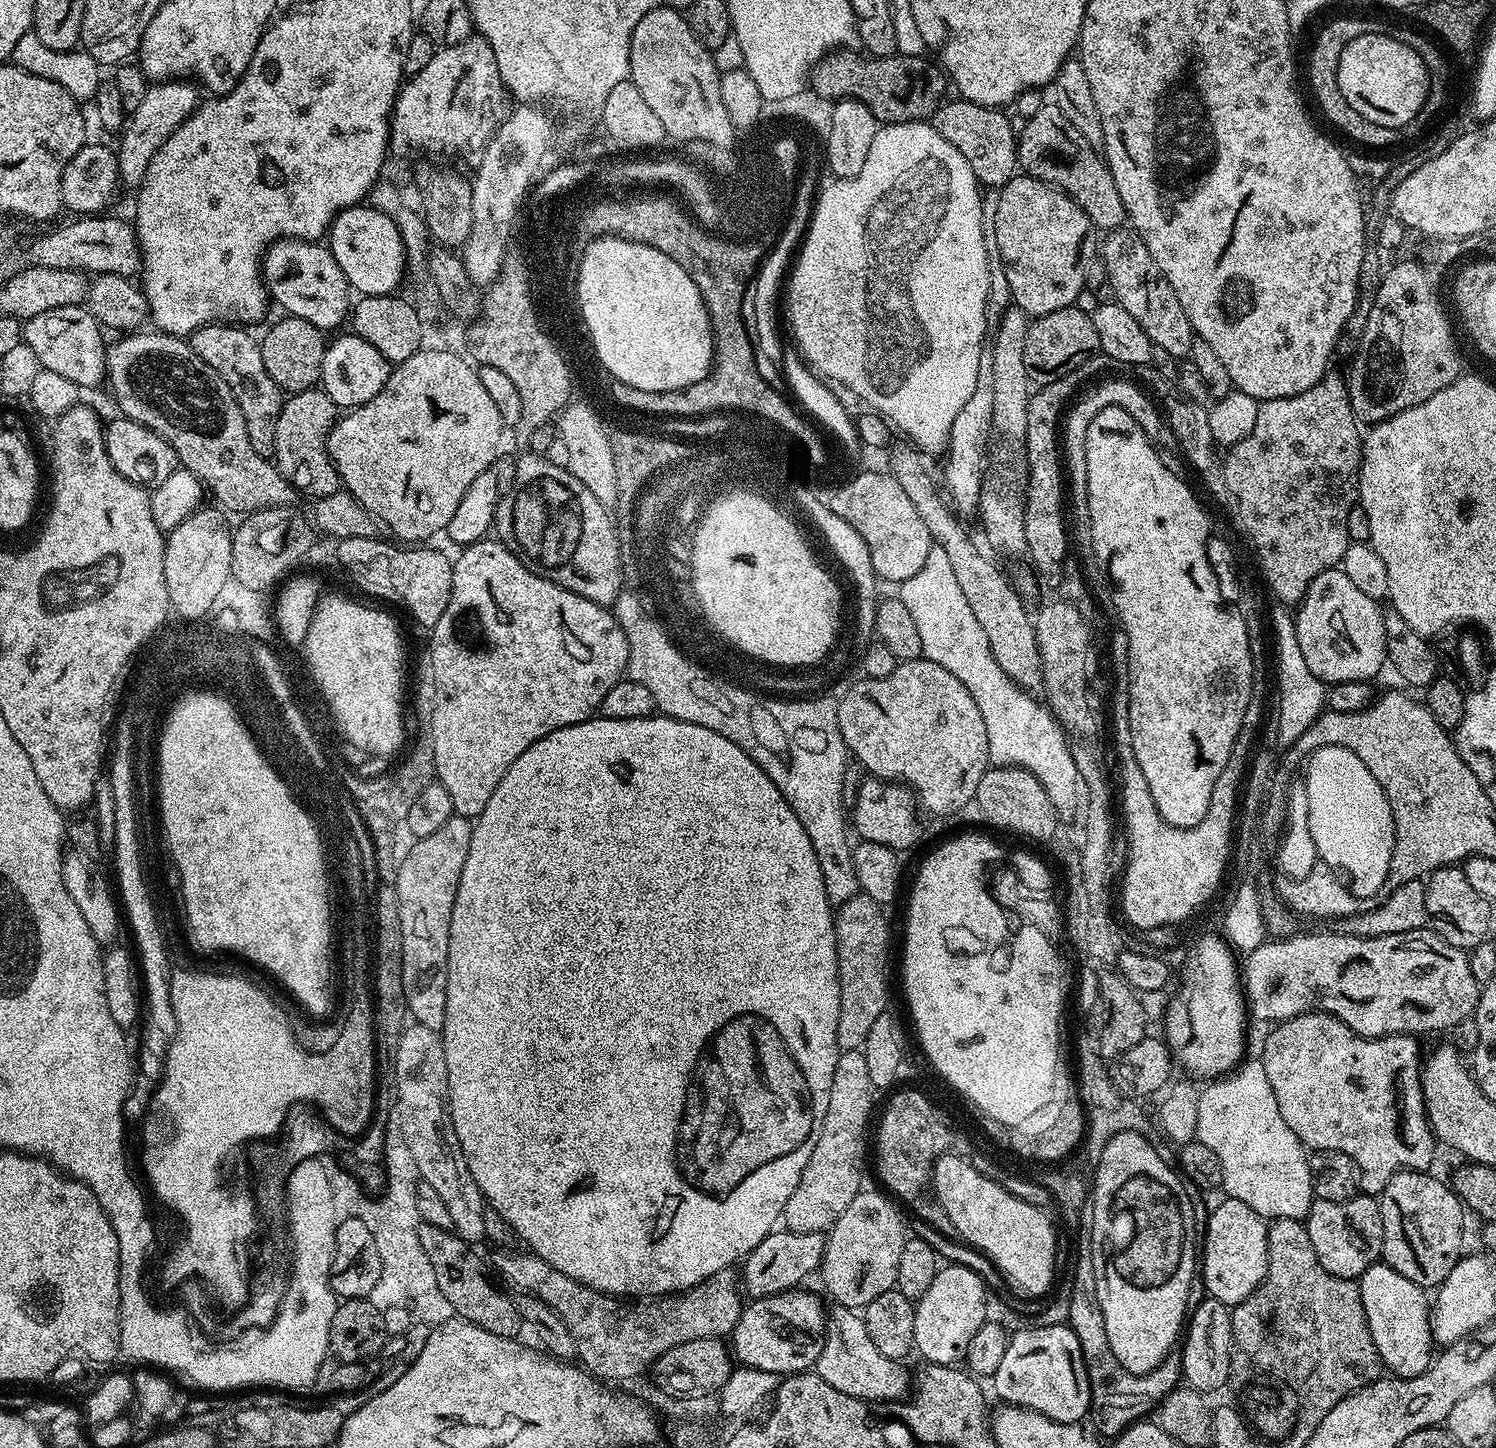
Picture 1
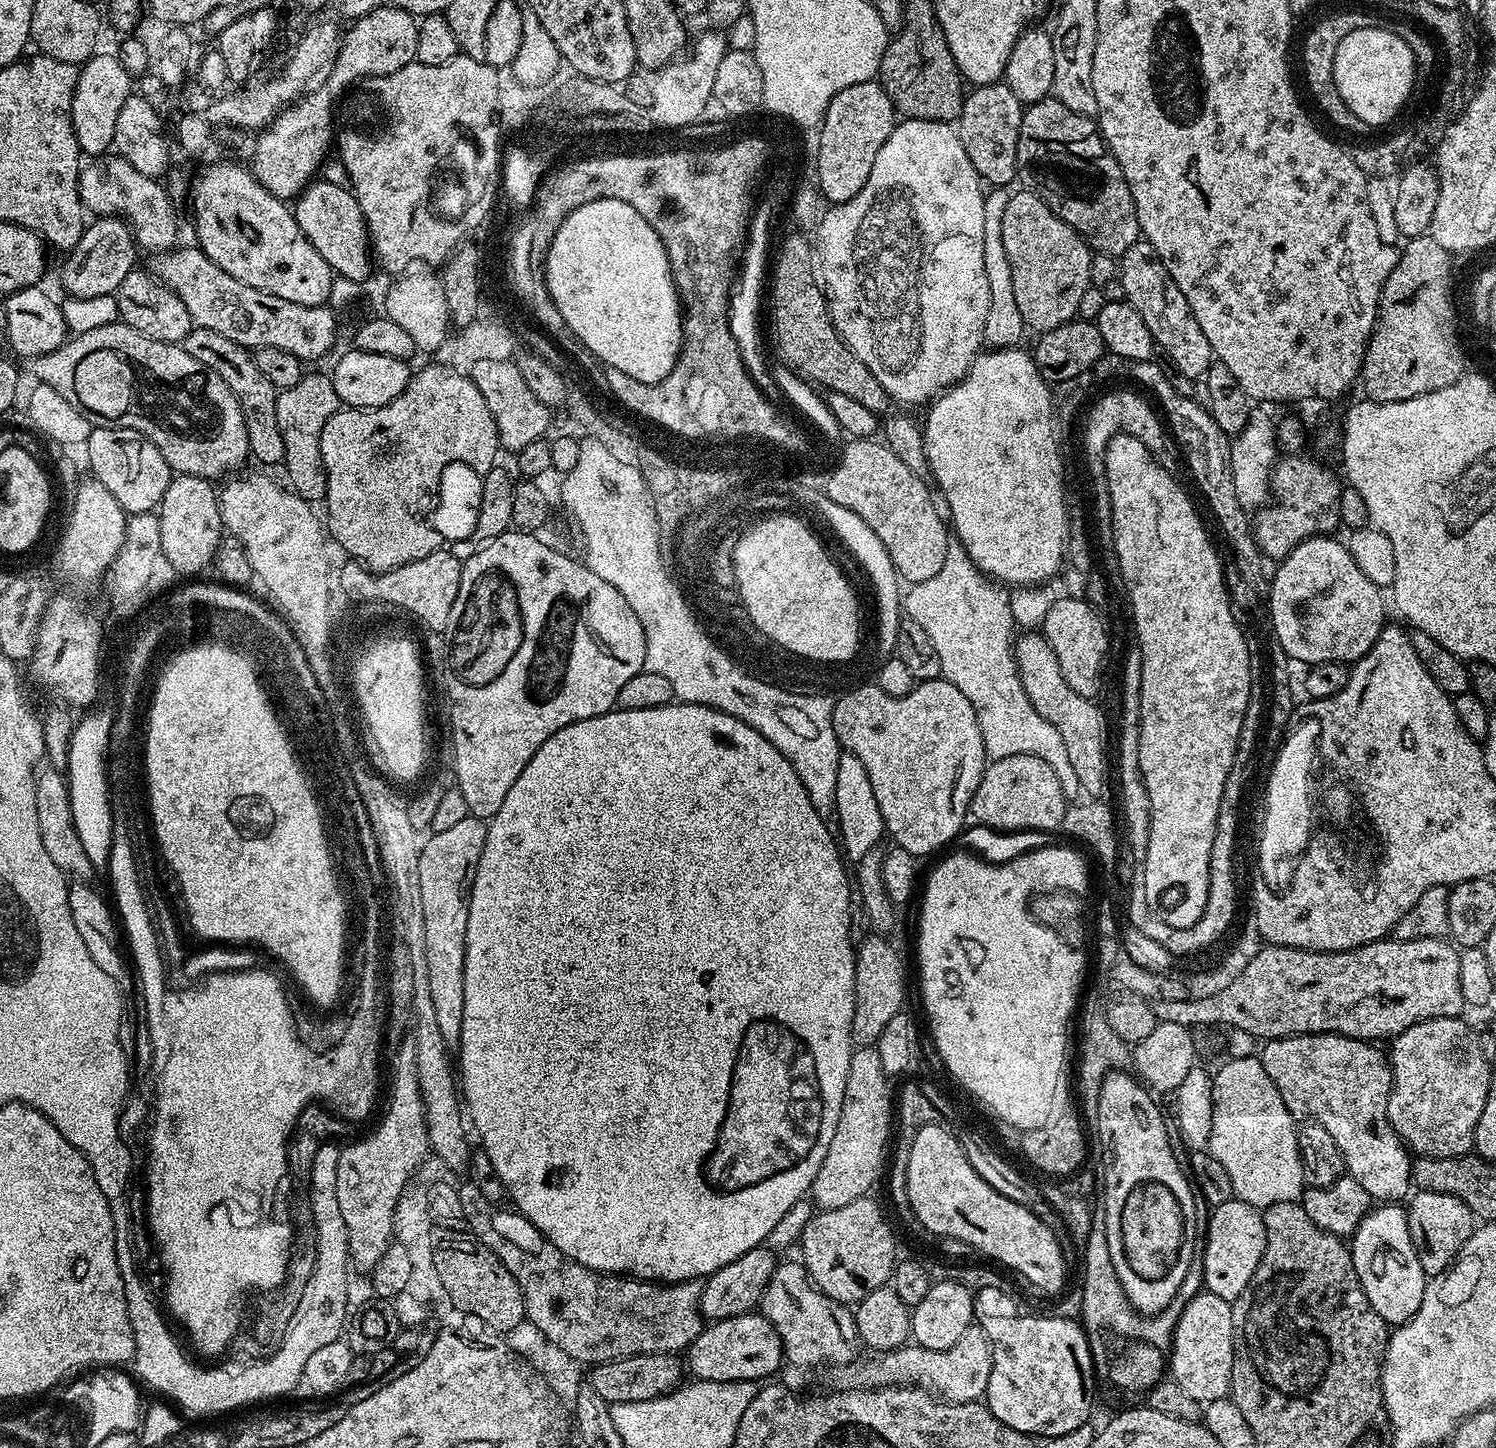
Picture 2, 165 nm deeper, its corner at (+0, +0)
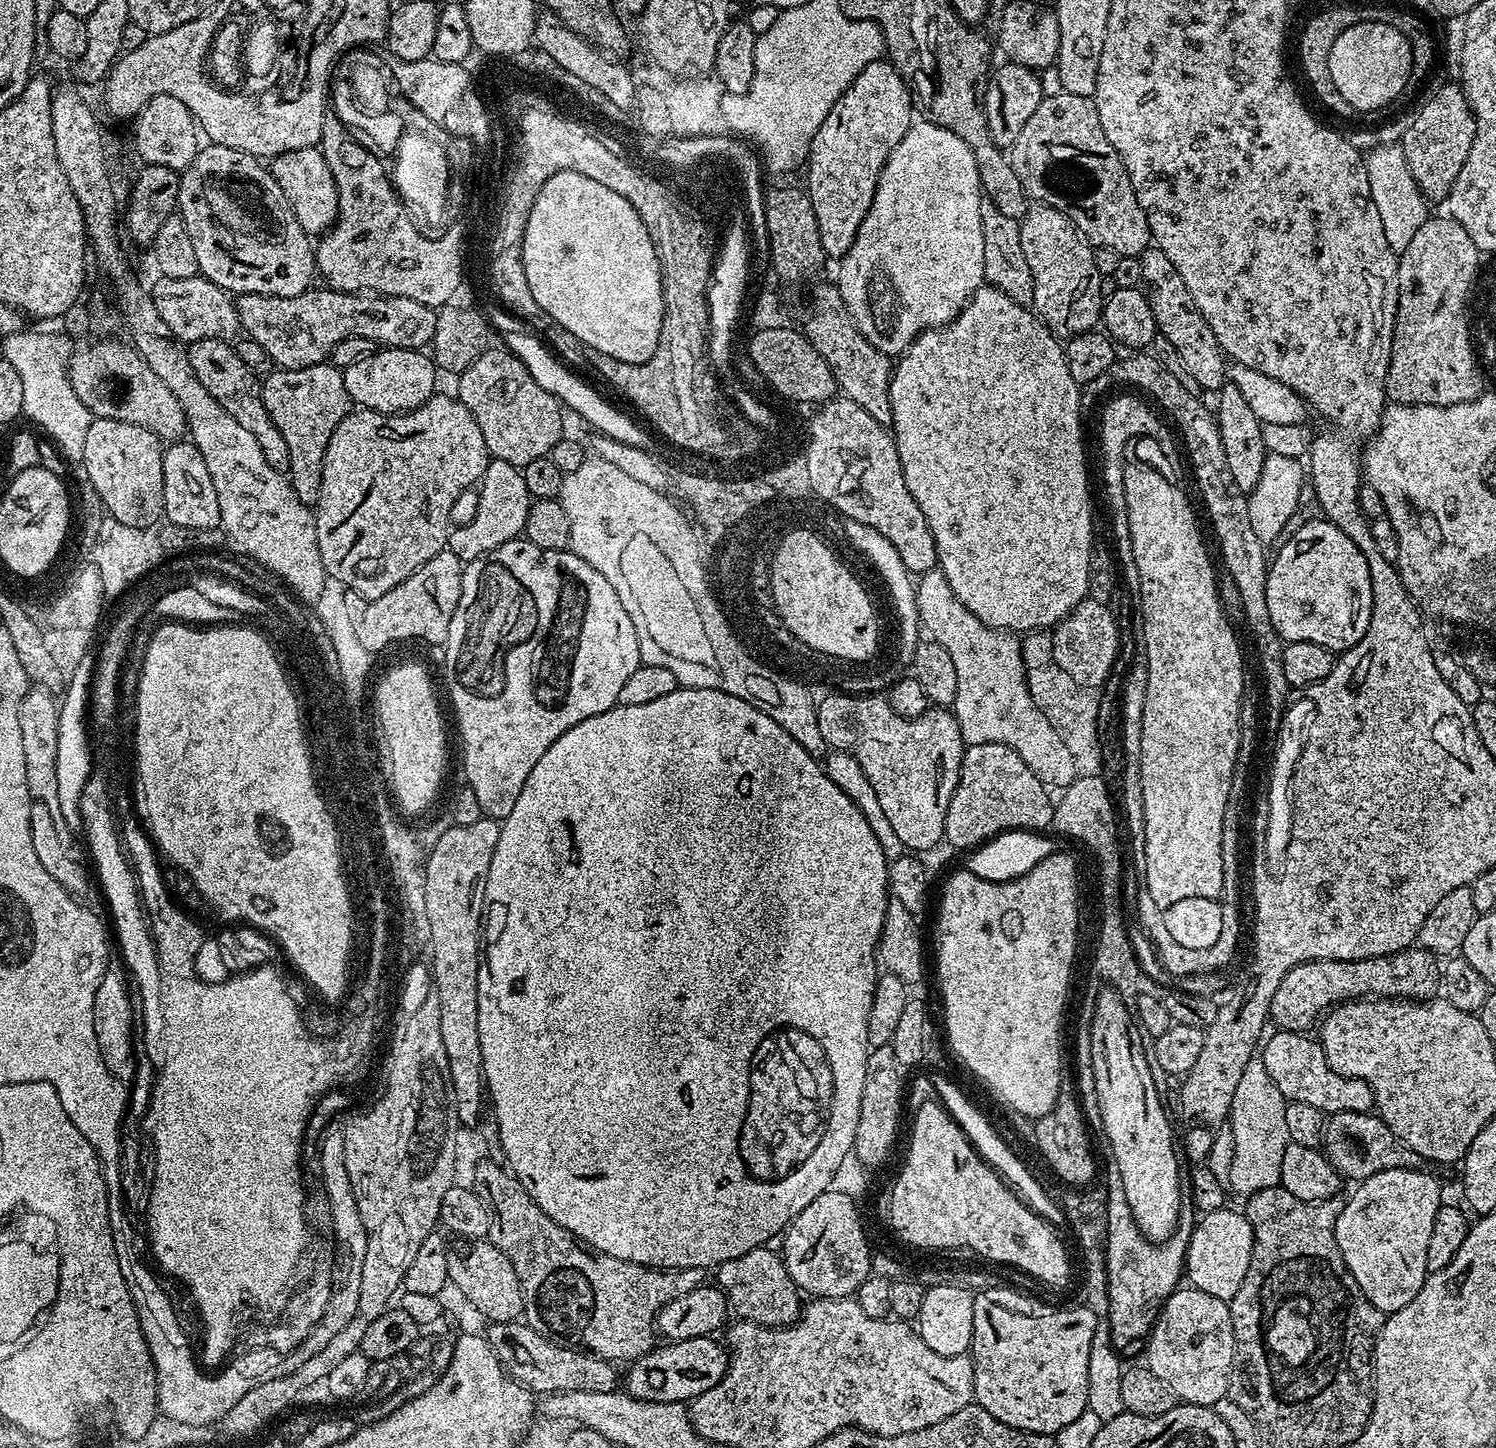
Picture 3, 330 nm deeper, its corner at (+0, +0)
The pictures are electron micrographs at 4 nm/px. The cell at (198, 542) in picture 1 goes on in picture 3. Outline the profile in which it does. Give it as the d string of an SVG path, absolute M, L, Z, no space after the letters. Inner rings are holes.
M169 443L164 448L162 474L164 475L164 516L168 522L180 530L220 528L218 494L214 494L214 482L210 478L210 470L206 470L206 462L202 462L202 454L196 449L195 444Z

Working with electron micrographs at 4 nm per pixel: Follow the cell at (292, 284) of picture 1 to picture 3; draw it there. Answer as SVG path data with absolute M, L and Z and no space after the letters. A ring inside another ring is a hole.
M209 143L201 147L197 152L194 162L180 173L180 202L178 214L184 219L186 234L190 234L190 243L194 245L194 254L198 257L199 275L204 276L210 282L214 282L218 287L224 289L229 294L266 294L267 296L281 296L282 298L294 298L298 294L309 291L313 287L314 277L317 275L316 254L314 251L313 237L298 226L298 218L294 218L294 210L290 210L290 202L286 202L286 194L282 194L282 186L272 176L267 167L264 168L259 159L242 150L230 150L230 146Z

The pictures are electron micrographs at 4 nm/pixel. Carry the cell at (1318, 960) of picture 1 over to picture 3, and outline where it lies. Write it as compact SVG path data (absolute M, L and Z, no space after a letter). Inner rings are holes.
M1419 946L1392 956L1365 960L1315 960L1299 964L1282 978L1282 986L1278 986L1270 1002L1270 1020L1277 1029L1285 1032L1307 1033L1312 1023L1315 1025L1325 1013L1345 1000L1395 998L1419 1002L1431 997L1435 993L1432 991L1437 991L1440 970L1437 957Z

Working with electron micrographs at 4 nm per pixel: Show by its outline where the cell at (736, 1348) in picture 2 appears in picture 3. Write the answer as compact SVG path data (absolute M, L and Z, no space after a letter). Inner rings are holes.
M712 1336L673 1340L653 1347L645 1356L640 1356L627 1365L628 1377L622 1384L629 1396L646 1402L674 1402L684 1404L697 1400L710 1386L718 1382L728 1369L728 1353L725 1345Z

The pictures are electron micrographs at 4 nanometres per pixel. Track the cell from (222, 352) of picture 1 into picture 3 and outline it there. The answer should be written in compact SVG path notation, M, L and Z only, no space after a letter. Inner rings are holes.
M194 340L187 345L187 349L190 366L194 370L198 382L202 382L202 386L206 386L206 390L210 390L213 398L231 416L238 418L238 422L242 422L242 426L246 426L246 430L250 430L250 434L254 434L258 446L262 446L262 454L266 454L266 462L270 466L274 466L274 470L287 473L290 466L290 450L286 450L286 438L282 438L278 426L274 426L274 422L262 402L260 393L262 384L257 373L250 371L246 362L242 362L242 358L238 358L235 347L229 341Z

